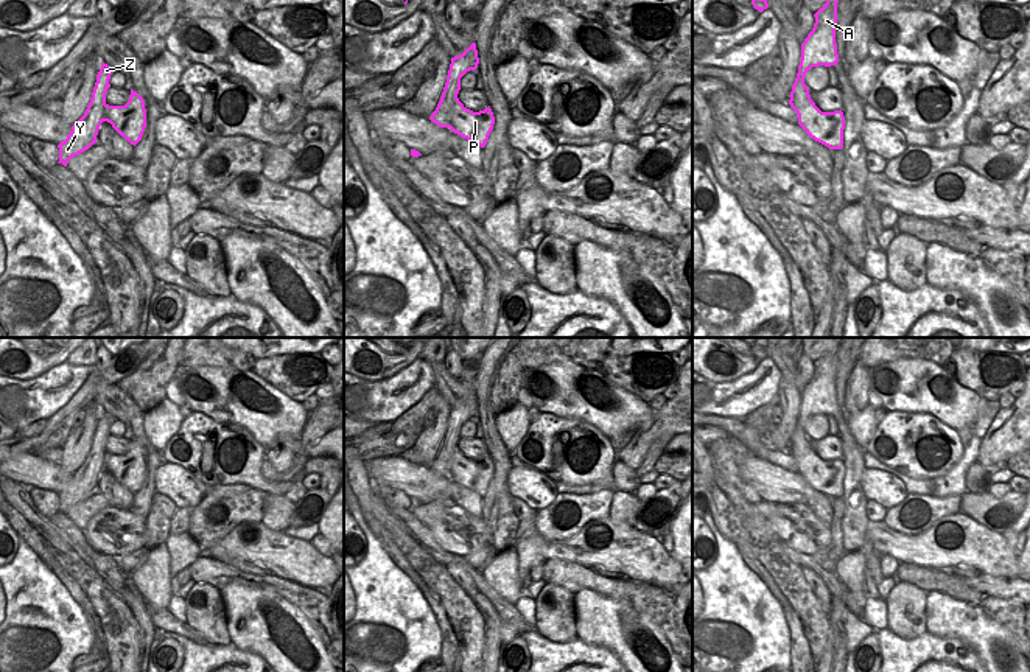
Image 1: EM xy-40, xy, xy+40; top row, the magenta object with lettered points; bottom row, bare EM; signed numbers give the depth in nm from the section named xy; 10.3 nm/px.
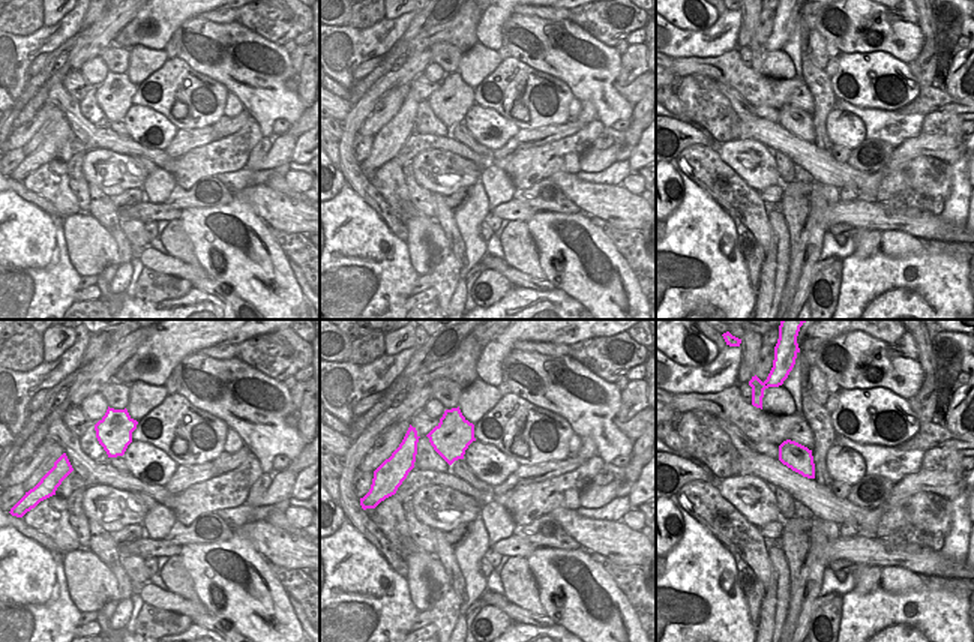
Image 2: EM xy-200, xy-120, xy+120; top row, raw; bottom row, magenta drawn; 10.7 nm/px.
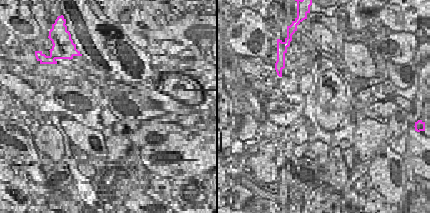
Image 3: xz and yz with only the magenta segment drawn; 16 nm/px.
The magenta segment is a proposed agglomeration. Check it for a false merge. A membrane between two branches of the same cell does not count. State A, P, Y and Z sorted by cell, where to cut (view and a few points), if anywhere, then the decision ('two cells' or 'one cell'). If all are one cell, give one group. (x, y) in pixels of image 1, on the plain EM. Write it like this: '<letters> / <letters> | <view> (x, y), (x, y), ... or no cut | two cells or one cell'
A Y Z / P | xy (456, 442), (448, 454), (450, 478) | two cells

